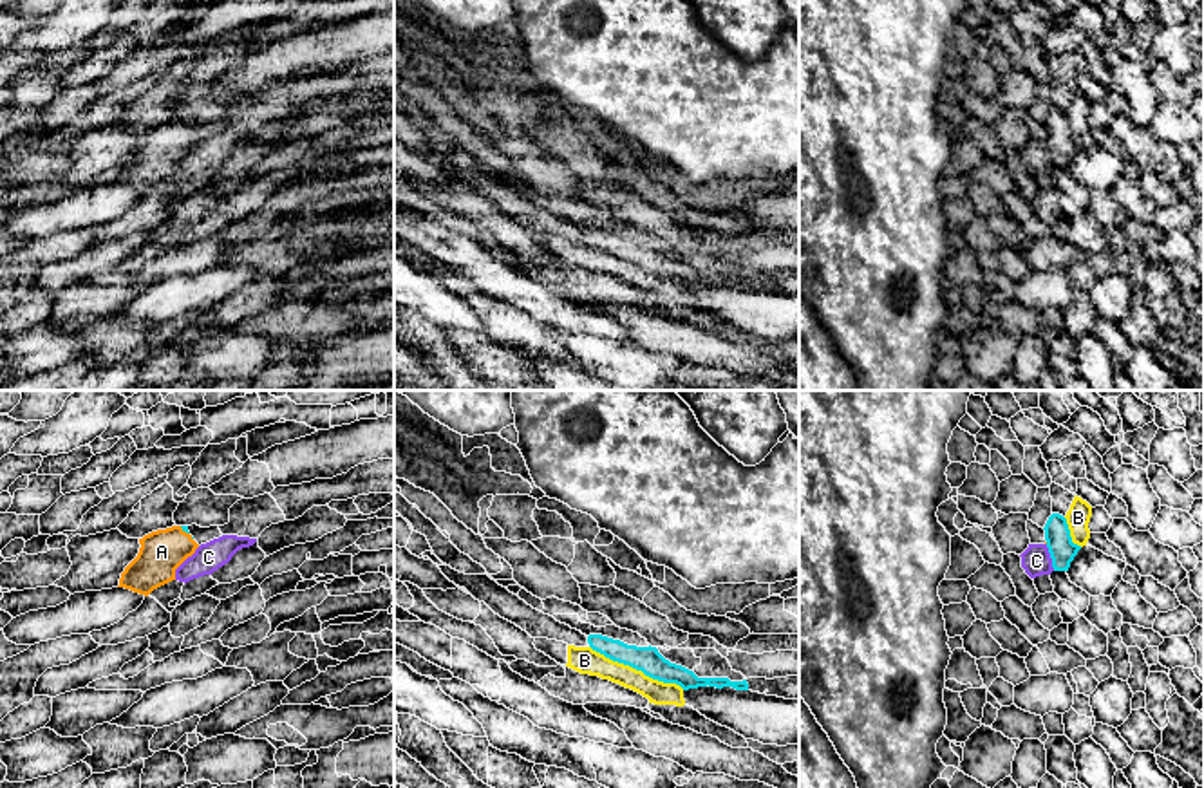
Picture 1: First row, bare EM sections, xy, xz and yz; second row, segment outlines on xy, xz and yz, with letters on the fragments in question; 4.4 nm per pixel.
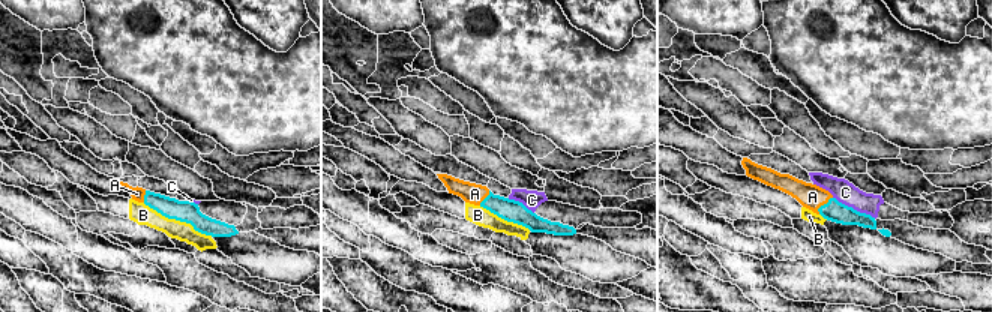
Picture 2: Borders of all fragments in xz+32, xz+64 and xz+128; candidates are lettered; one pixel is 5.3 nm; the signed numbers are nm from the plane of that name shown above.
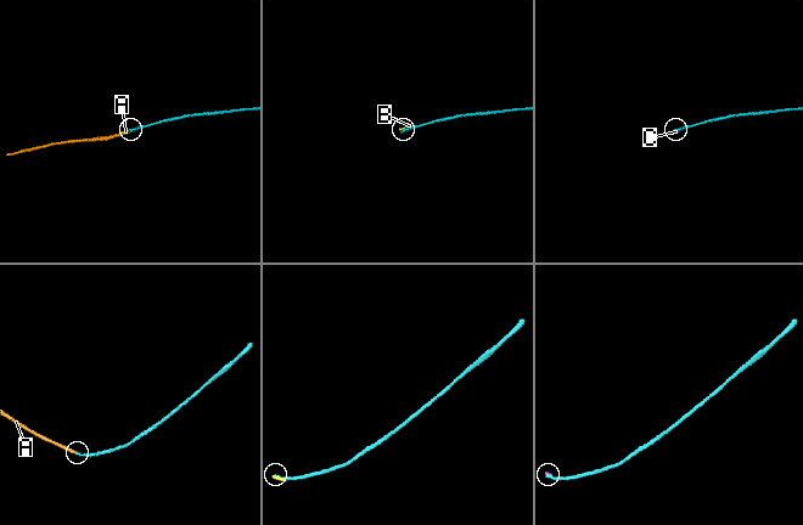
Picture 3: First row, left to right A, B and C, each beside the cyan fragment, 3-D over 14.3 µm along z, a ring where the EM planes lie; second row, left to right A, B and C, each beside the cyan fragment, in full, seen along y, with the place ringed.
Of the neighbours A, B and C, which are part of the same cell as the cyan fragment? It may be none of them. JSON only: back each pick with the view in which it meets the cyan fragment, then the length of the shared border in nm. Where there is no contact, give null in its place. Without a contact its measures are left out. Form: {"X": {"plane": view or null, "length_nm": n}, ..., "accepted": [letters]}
{"A": {"plane": "xy", "length_nm": 60}, "accepted": ["A"]}

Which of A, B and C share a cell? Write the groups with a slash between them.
A / B / C

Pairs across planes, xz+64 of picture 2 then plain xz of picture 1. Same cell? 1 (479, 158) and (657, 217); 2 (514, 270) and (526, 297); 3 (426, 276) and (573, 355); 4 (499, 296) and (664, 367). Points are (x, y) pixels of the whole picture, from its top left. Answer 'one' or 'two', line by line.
1: one
2: two
3: one
4: one

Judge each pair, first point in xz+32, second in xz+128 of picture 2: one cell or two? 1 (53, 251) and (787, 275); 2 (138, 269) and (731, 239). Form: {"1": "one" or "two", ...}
{"1": "two", "2": "one"}

